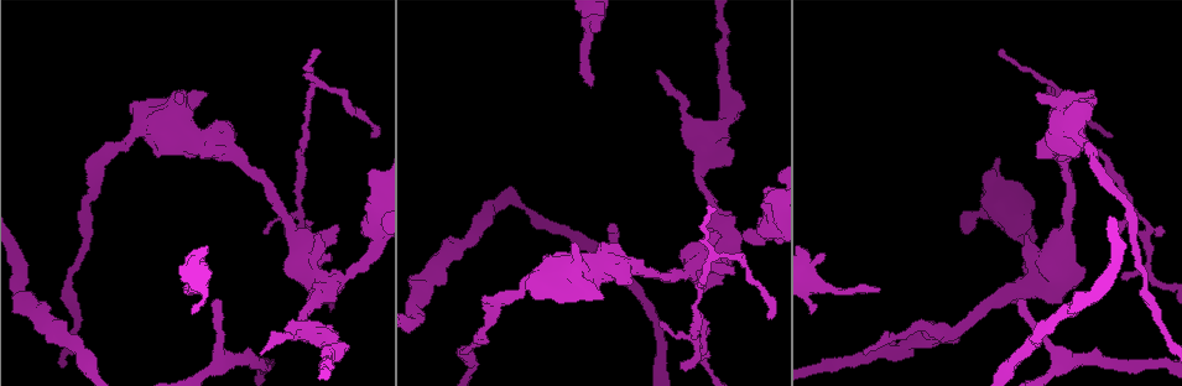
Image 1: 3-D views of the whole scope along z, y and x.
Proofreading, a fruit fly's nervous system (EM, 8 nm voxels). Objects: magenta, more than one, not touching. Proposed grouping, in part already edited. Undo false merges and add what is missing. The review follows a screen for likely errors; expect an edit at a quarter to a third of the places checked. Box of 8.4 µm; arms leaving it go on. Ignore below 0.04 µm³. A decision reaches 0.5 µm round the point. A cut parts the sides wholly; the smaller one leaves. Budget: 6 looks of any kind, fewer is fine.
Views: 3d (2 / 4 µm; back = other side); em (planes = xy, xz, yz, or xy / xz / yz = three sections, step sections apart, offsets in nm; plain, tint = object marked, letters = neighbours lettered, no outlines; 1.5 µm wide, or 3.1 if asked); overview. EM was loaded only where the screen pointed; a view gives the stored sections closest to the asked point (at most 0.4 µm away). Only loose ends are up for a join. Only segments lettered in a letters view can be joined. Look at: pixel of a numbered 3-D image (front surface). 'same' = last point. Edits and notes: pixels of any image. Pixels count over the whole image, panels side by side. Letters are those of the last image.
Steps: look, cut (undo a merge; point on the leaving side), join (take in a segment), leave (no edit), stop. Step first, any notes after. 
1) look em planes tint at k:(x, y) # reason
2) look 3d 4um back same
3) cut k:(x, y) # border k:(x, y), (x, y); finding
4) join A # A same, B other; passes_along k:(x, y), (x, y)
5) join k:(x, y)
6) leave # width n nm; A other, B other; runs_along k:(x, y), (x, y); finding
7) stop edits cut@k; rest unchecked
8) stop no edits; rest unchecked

look em planes letters at 1:(597, 32) # tapers out

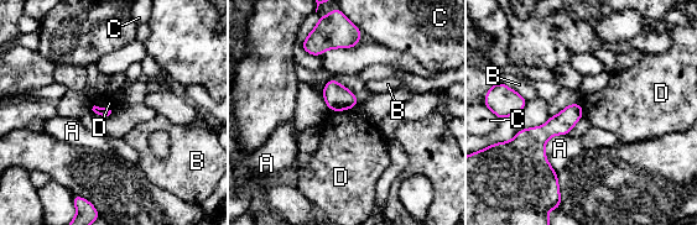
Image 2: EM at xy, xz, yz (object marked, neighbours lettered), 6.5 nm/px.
leave # A other, B other, C other, D other; border 2:(350, 108), (332, 111); no lettered segment goes on from it

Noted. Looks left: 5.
look 3d 2um back at 1:(267, 234) # thin end

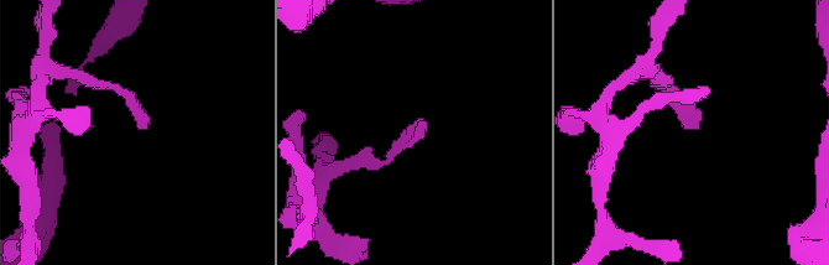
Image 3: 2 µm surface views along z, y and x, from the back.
look em planes letters at 3:(422, 131) # now the EM

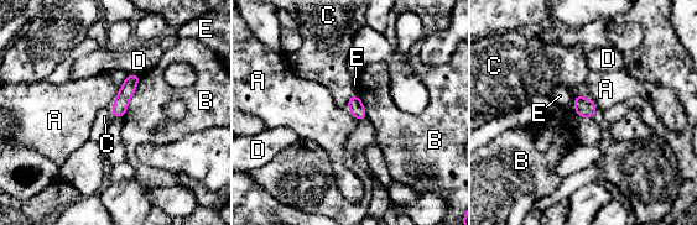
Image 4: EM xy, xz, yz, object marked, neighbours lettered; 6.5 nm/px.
leave # width 100 nm; A other, B other, C other, D other, E other; no lettered segment goes on from it

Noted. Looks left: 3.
look 3d 4um at 1:(317, 48) # tapers out

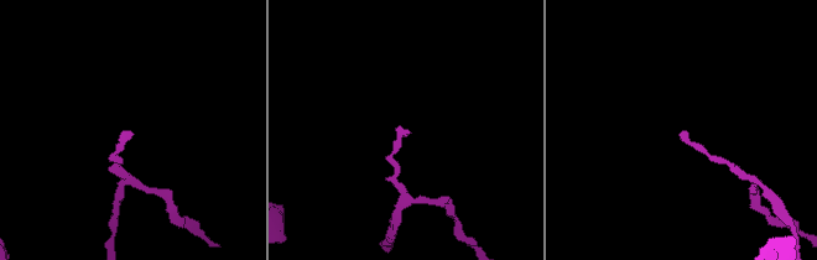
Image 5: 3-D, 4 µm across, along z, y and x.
look em yz step 8 tint at 5:(405, 130) # now the EM

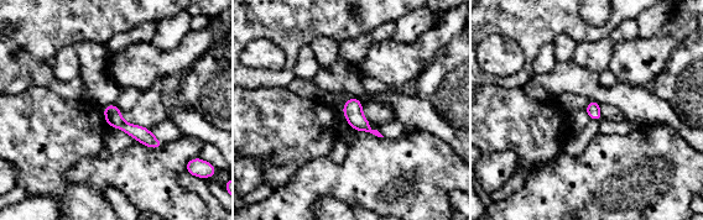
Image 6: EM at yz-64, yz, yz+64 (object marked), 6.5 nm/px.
look em planes letters same # cut it another way

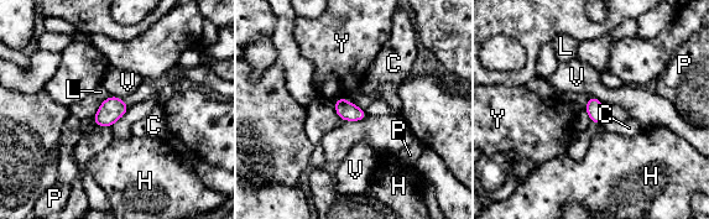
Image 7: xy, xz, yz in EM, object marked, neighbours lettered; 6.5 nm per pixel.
leave # C other, H other, L other, P other, V other, Y other; border 7:(589, 97), (595, 97), (601, 103); none of them fits

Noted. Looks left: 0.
stop no edits; rest unchecked

